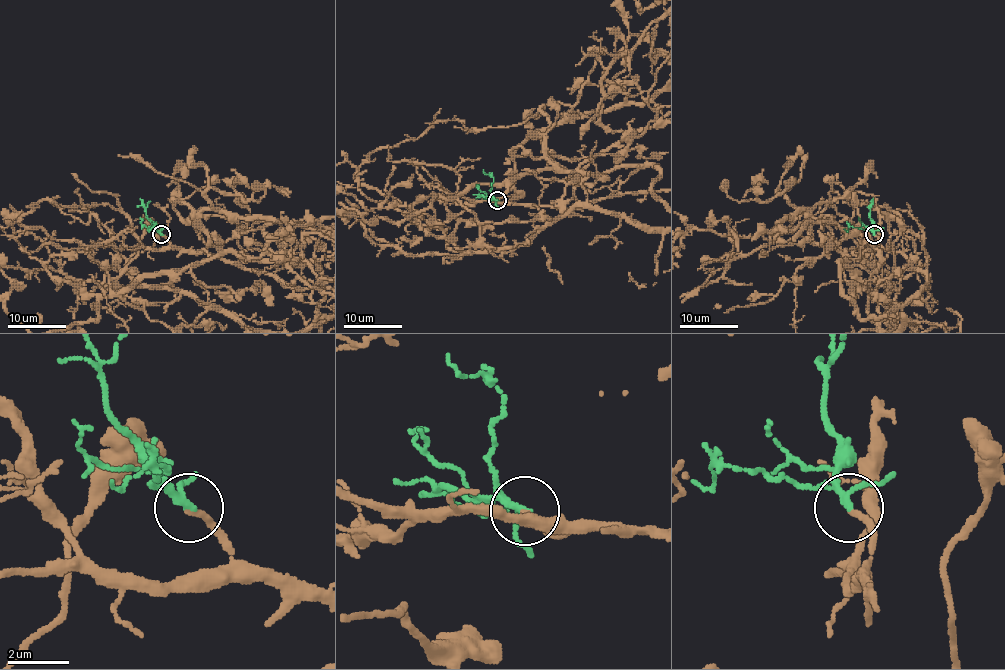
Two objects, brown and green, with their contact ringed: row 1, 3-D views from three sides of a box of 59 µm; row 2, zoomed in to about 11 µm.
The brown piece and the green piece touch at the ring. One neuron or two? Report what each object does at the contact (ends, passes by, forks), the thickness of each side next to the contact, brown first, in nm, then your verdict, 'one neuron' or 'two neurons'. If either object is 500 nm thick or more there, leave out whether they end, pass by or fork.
brown ends there; green passes by; 200 nm thick on the brown side, 200 nm on the other; one neuron

